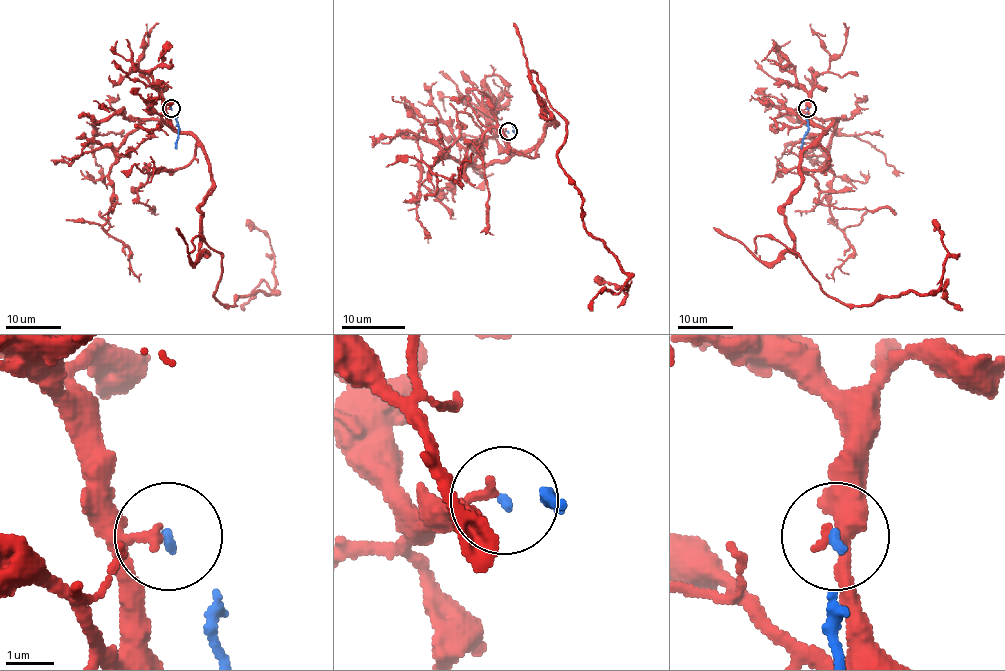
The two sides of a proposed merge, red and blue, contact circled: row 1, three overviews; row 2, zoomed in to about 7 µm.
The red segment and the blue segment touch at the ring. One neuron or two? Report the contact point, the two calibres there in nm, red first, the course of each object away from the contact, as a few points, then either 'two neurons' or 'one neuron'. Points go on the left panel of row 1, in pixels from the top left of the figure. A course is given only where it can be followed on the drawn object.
(171, 108) | 150/140 nm | red via (170, 108), (168, 123), (206, 156), (199, 251), (222, 256), (222, 303), (274, 292), (269, 238), (247, 219) | blue via (170, 108), (176, 114), (179, 127), (175, 148) | two neurons

